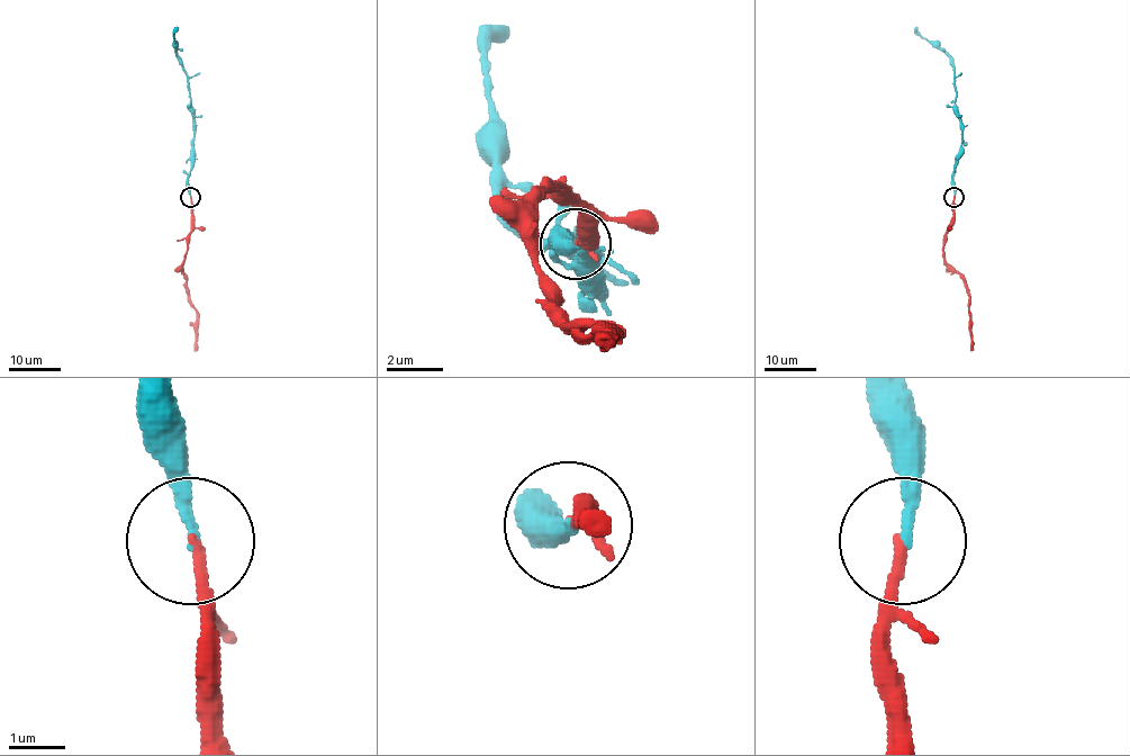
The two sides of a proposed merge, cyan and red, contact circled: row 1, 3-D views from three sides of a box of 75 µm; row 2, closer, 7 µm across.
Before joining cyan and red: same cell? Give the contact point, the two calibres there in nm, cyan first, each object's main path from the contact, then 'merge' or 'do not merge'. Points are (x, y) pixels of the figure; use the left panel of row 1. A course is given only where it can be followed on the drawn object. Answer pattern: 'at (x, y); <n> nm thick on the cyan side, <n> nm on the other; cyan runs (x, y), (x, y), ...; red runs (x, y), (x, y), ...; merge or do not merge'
at (190, 197); 200 nm thick on the cyan side, 180 nm on the other; cyan runs (190, 197), (188, 173), (195, 119), (186, 70), (177, 53), (173, 36), (178, 27); red runs (190, 197), (191, 225), (182, 273), (189, 304), (197, 314), (195, 350); merge

